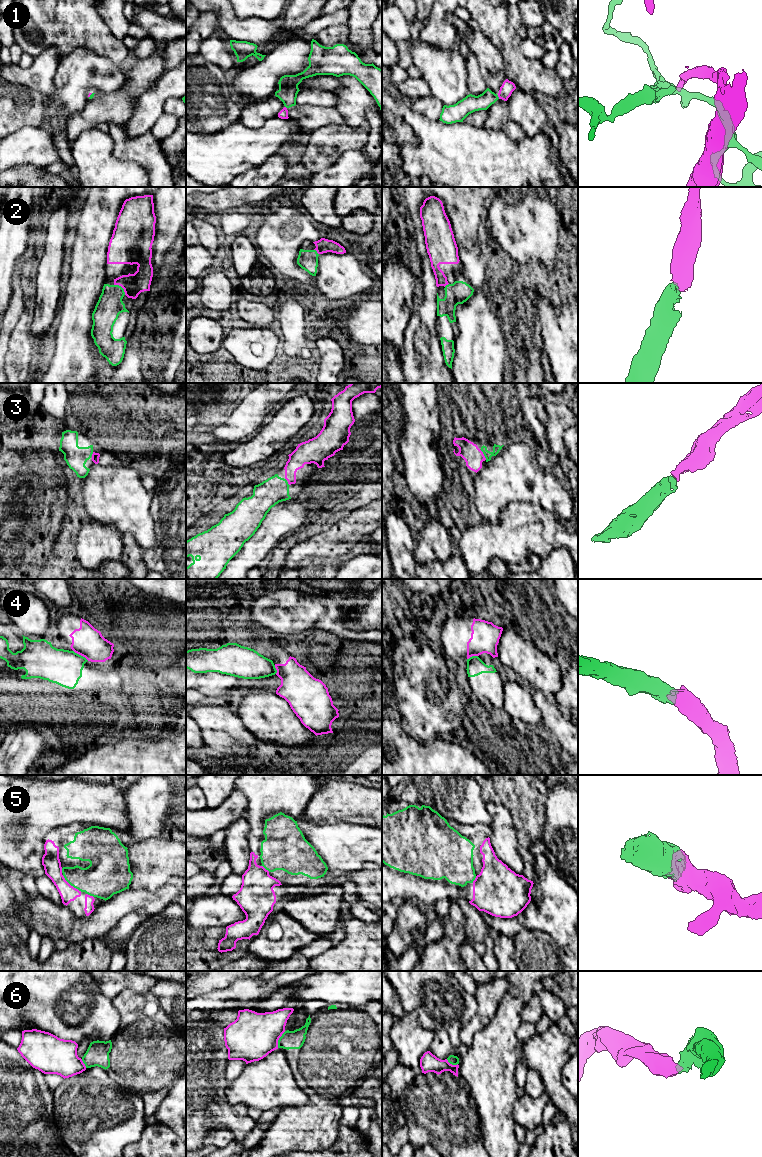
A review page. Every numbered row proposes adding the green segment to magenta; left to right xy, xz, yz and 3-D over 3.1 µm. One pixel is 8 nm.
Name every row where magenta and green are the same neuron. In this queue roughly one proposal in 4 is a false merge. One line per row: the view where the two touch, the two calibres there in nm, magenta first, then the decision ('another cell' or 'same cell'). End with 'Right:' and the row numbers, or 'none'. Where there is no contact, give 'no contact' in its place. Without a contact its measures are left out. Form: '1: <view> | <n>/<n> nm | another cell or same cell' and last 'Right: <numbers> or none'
1: yz | 100/140 nm | same cell
2: xy | 180/200 nm | same cell
3: yz | 160/60 nm | same cell
4: xy | 240/280 nm | another cell
5: xy | 140/300 nm | same cell
6: xz | 380/150 nm | another cell
Right: 1, 2, 3, 5

